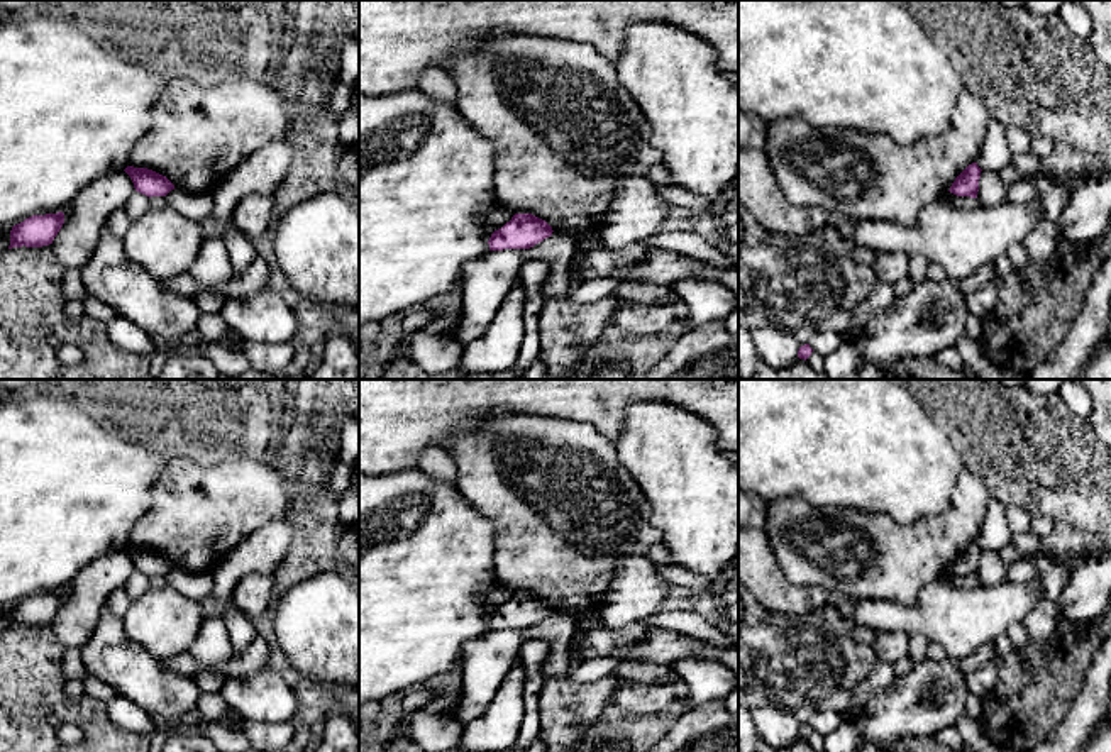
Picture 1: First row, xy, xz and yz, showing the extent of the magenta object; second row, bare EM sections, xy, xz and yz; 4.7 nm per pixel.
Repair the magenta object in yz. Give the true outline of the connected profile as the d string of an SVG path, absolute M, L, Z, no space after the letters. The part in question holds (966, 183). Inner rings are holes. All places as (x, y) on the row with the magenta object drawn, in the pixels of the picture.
M977 163L969 164L952 183L950 193L957 196L970 196L977 198L979 191L979 178L981 178L981 168Z

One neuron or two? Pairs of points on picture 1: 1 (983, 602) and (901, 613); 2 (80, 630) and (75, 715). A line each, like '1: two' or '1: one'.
1: one
2: two

